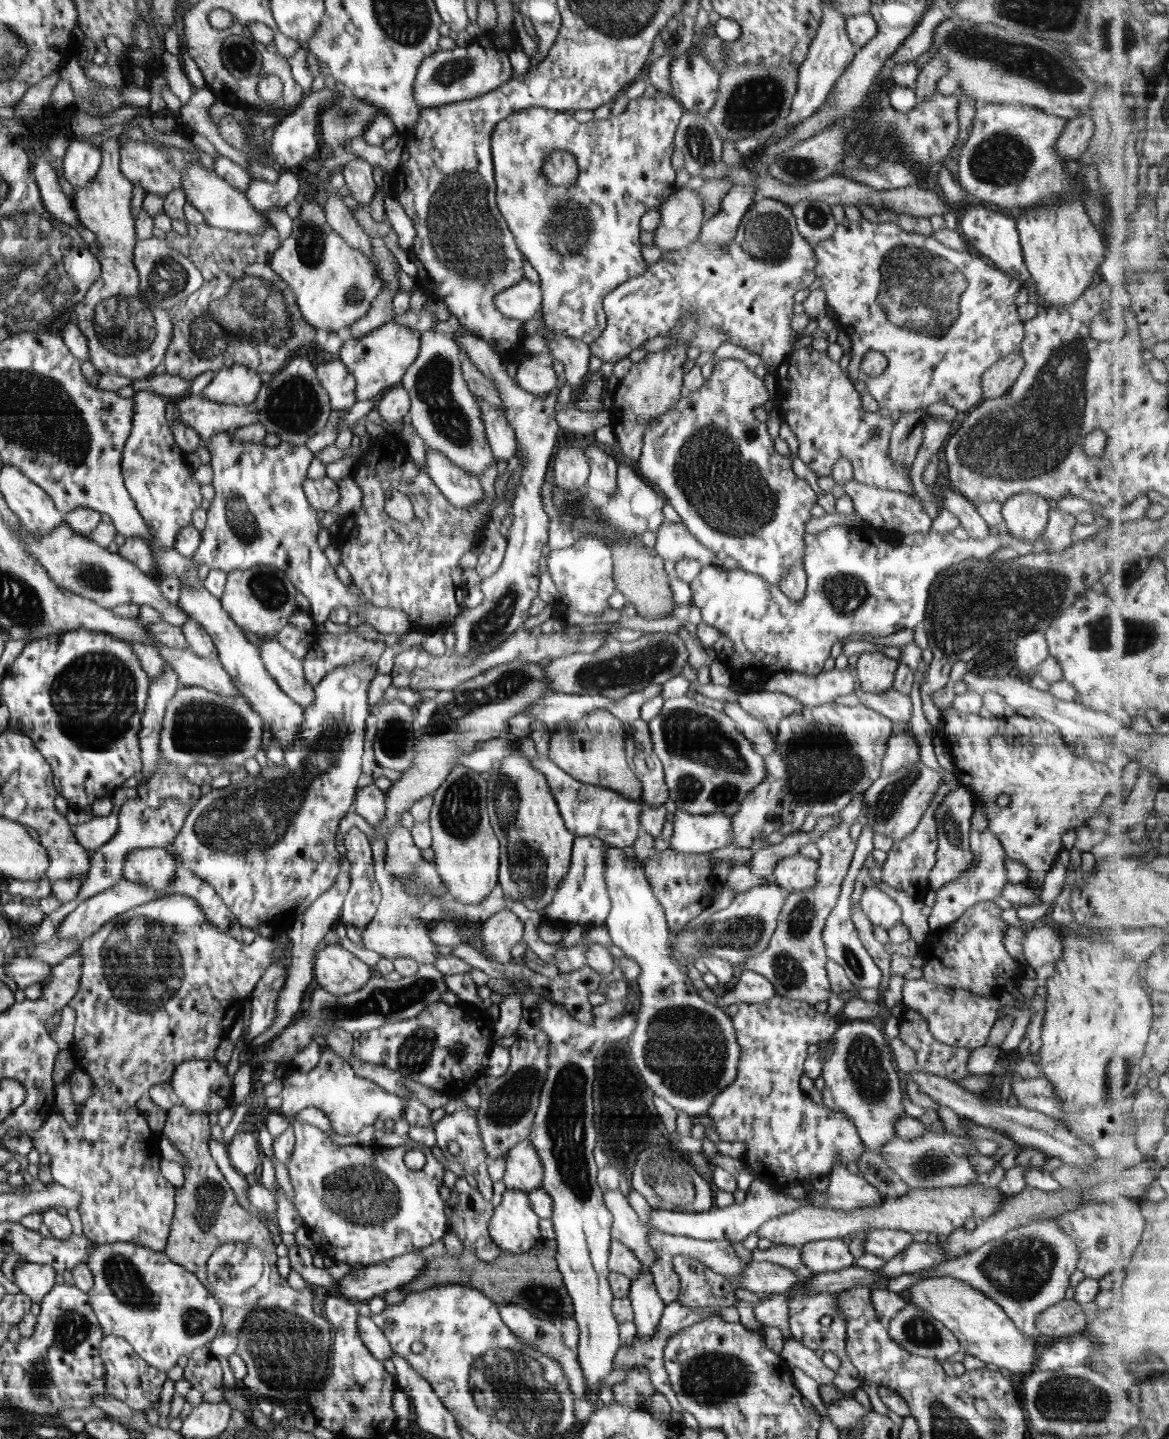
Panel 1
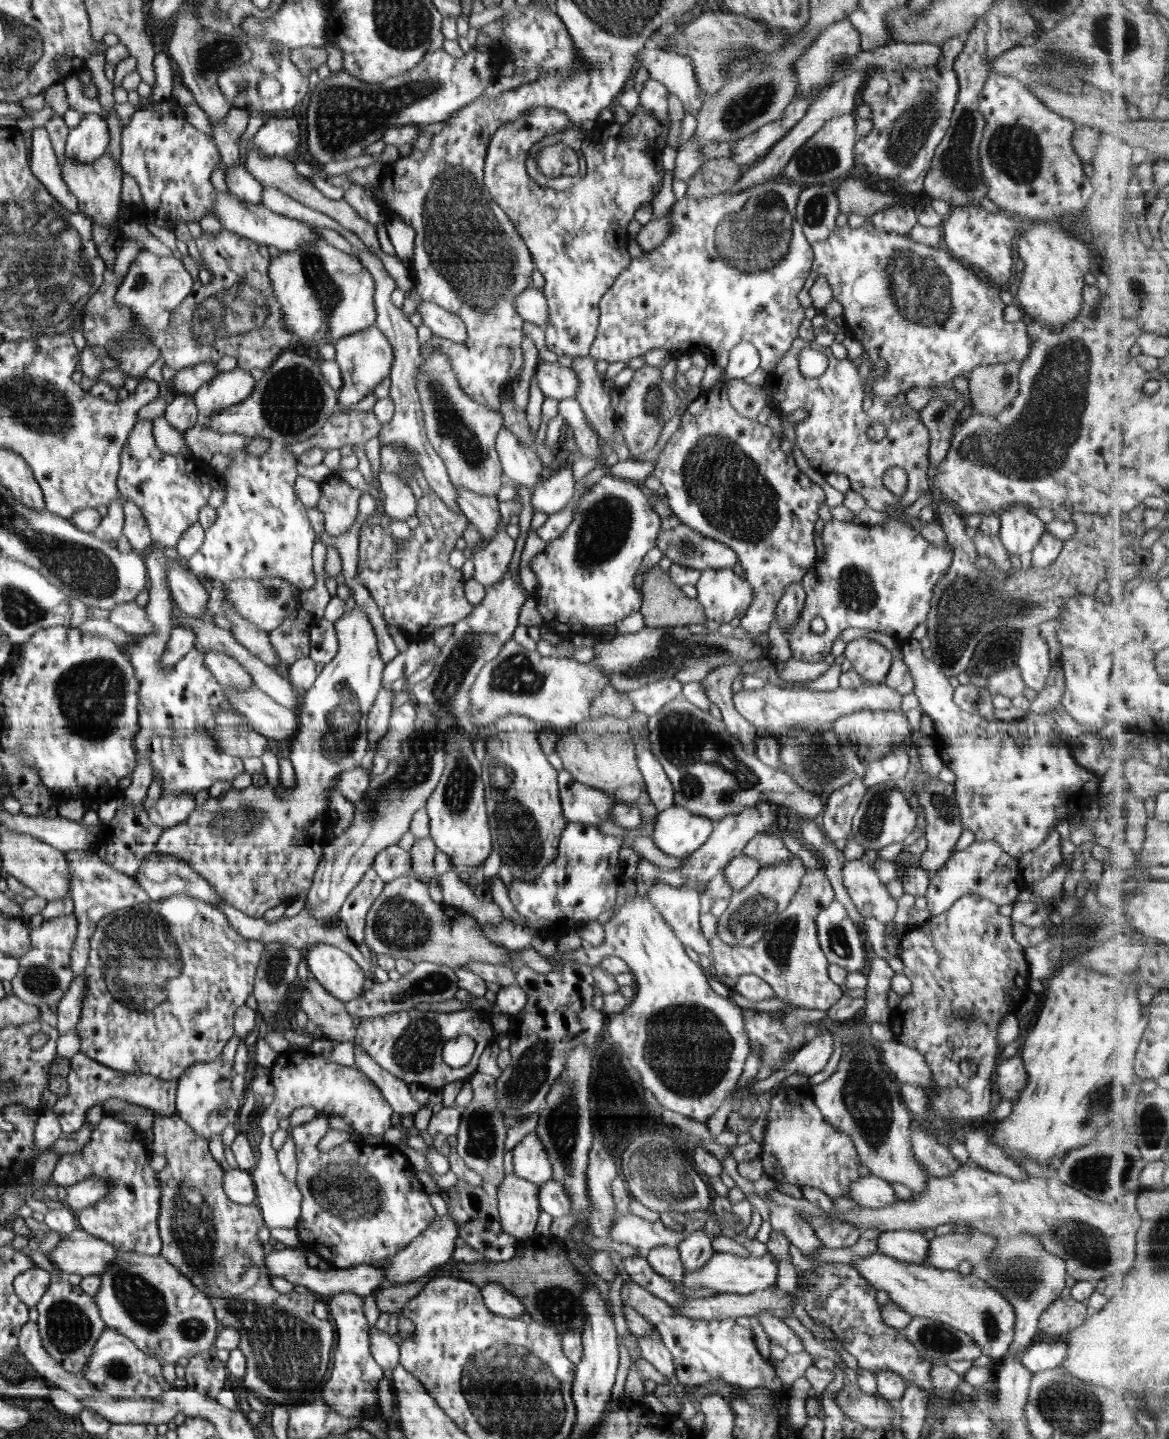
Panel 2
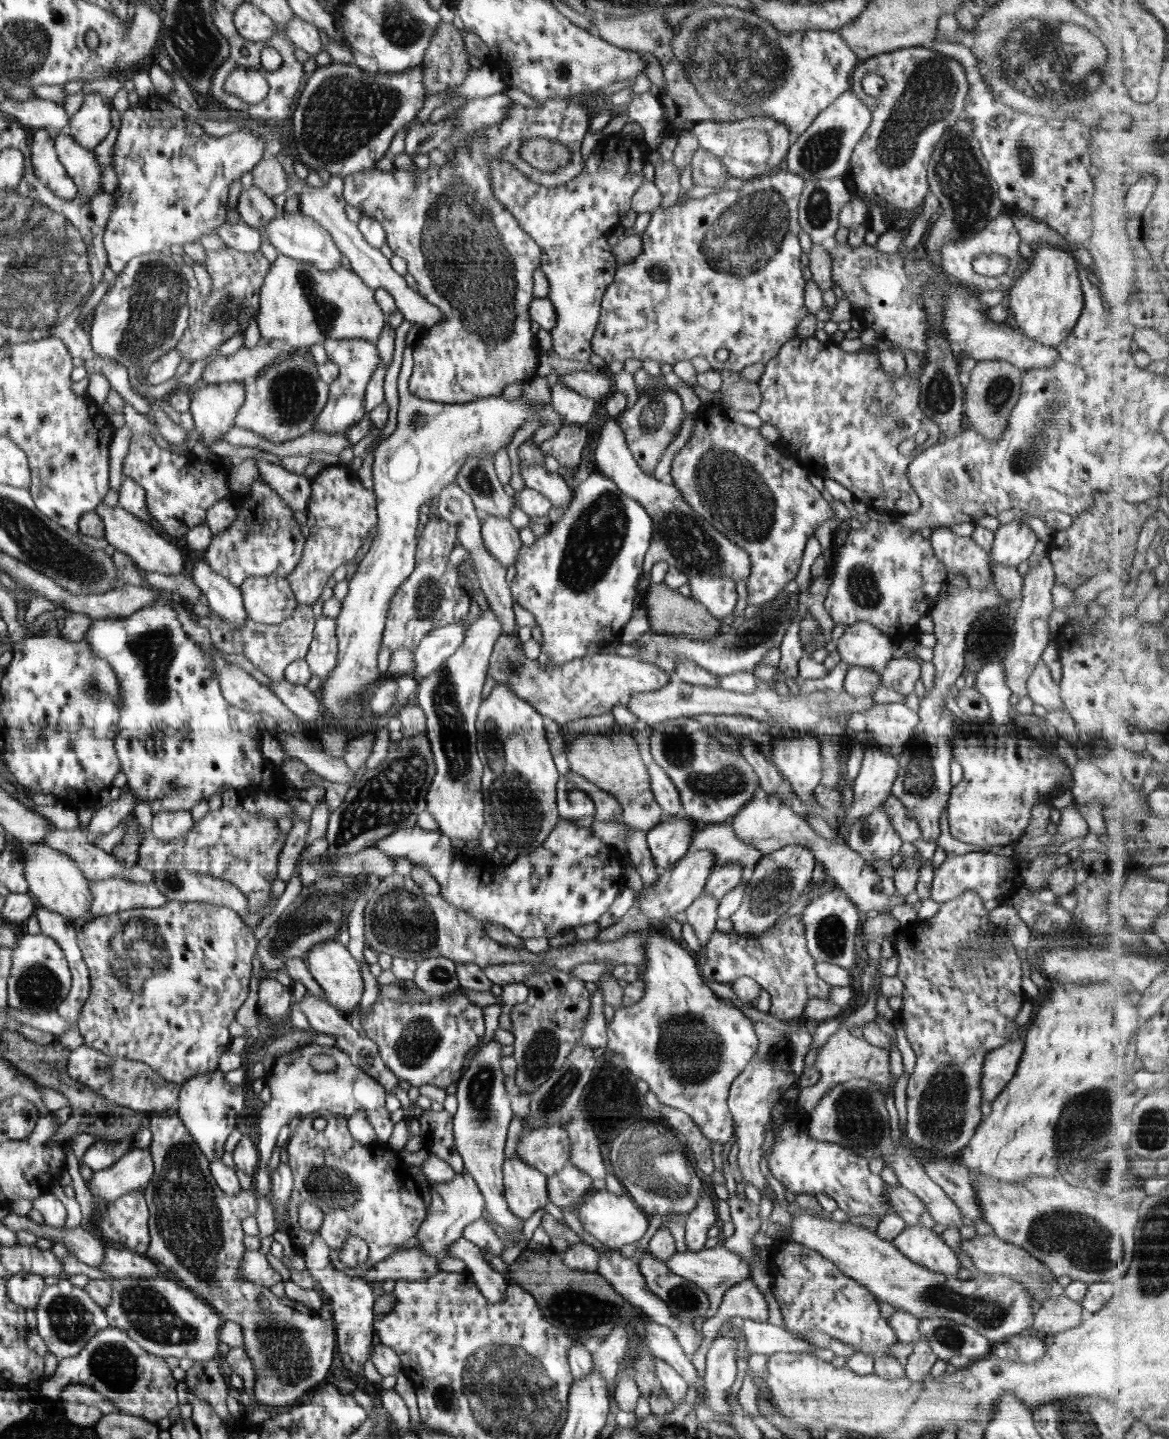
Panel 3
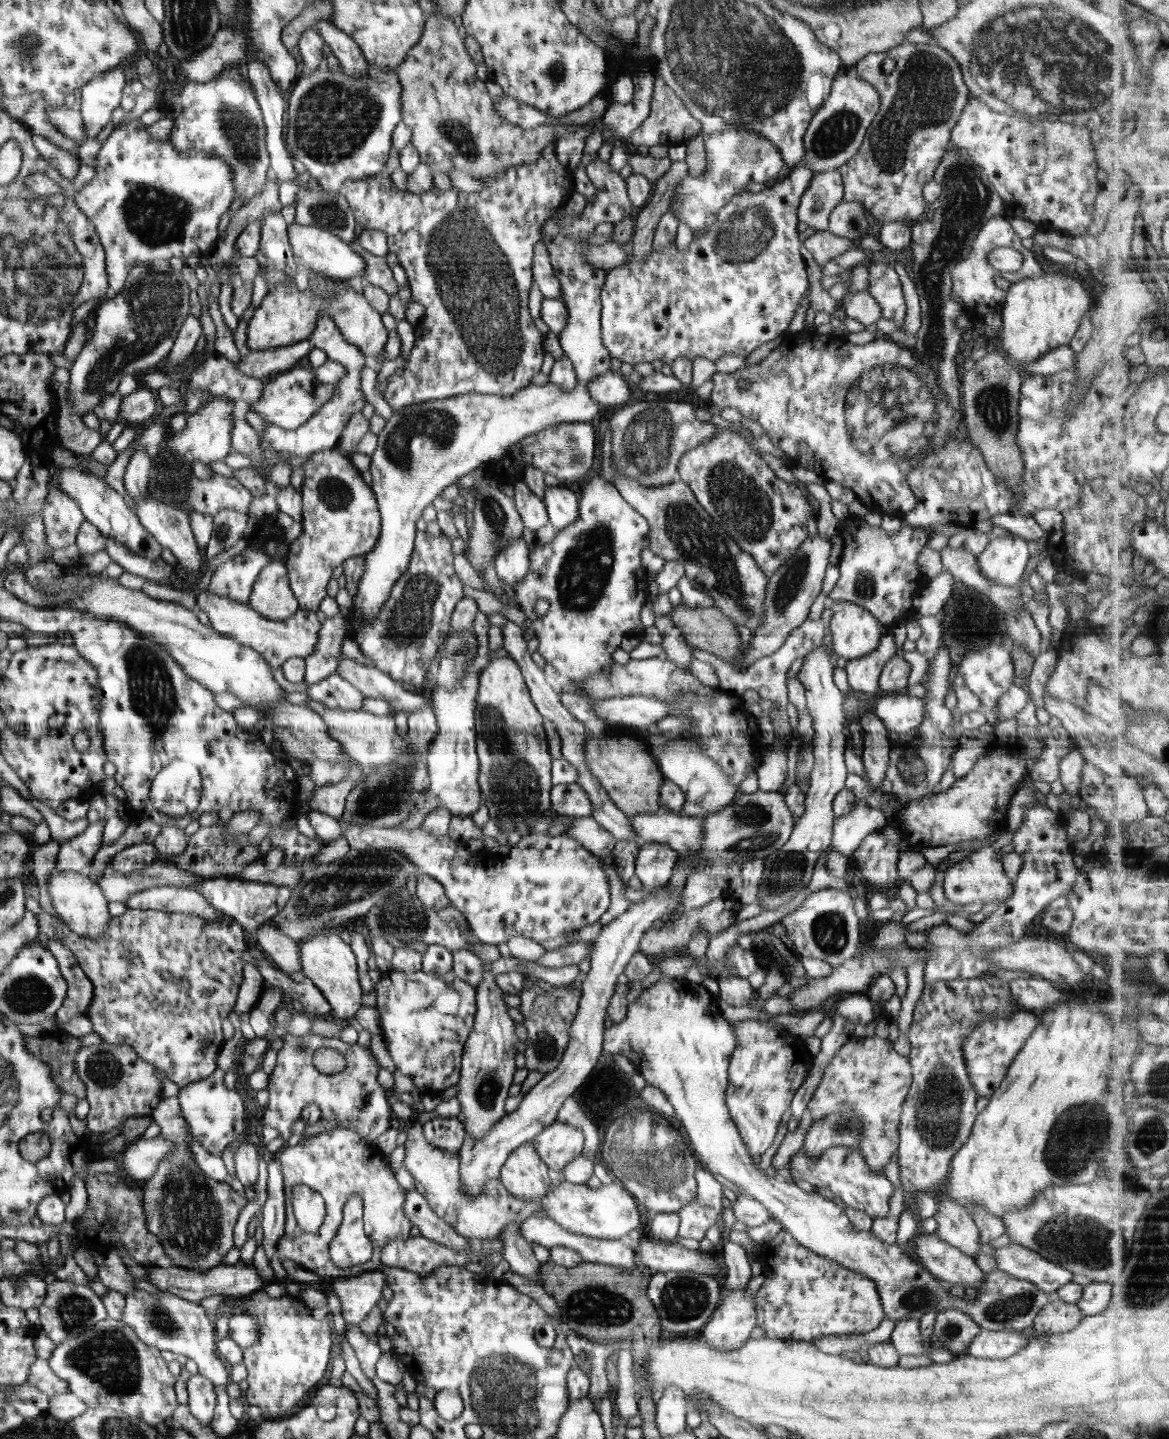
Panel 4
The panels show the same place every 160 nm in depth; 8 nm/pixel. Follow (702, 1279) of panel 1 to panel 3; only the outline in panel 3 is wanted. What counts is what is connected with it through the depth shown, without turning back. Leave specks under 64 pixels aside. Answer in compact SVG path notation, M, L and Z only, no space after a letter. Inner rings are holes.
M702 1192L692 1210L688 1210L685 1220L685 1243L688 1251L699 1251L704 1248L708 1238L708 1229L714 1224L720 1224L717 1217L717 1205L714 1198Z

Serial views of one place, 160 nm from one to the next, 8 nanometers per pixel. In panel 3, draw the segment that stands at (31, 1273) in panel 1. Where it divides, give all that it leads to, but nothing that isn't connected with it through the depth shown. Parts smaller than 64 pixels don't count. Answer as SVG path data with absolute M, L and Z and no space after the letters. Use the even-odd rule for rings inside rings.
M18 1273L10 1277L6 1284L8 1297L18 1306L34 1309L47 1287L44 1279L42 1275Z

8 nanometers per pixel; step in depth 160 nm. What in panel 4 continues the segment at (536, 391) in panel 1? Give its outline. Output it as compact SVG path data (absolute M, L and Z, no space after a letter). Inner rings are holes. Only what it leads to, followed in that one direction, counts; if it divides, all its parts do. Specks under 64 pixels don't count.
M609 371L588 383L588 394L600 405L621 407L634 401L630 388L620 372Z

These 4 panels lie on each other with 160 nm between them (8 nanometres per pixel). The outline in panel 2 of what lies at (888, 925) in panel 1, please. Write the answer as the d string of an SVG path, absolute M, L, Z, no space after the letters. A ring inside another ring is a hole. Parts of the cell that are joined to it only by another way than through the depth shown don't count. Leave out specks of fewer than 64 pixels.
M865 858L848 860L844 862L844 867L842 867L842 881L844 881L846 891L848 891L848 896L856 907L856 911L862 917L875 918L886 926L895 918L897 901L890 896L886 885L879 880L874 870L874 867L868 864Z

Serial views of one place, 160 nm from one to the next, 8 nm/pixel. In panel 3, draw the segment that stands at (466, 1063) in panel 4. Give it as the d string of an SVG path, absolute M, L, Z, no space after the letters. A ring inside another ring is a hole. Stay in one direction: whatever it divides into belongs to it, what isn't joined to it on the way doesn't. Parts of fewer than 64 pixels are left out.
M494 1037L479 1046L466 1072L457 1082L455 1095L458 1107L452 1119L453 1141L465 1169L472 1175L484 1197L485 1210L489 1216L507 1232L521 1232L524 1220L509 1209L503 1187L506 1133L514 1112L511 1107L511 1096L504 1087L506 1074L501 1065L502 1046Z

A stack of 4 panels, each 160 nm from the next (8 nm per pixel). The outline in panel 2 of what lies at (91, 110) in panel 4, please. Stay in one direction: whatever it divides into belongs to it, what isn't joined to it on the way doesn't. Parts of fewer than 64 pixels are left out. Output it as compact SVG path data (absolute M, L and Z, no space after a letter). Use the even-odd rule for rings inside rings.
M97 113L82 115L78 126L69 129L66 156L75 161L90 164L104 156L108 150L108 126Z

